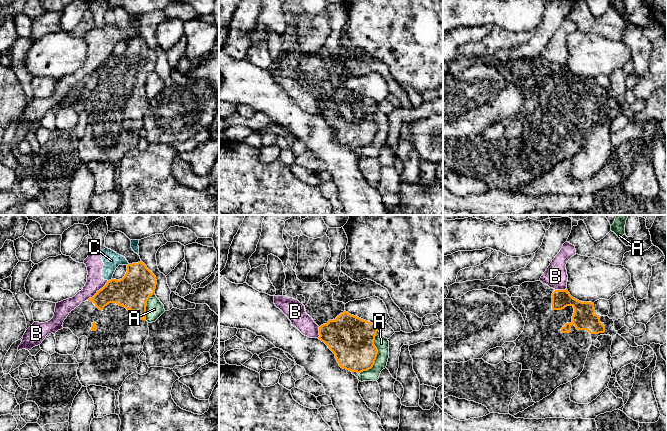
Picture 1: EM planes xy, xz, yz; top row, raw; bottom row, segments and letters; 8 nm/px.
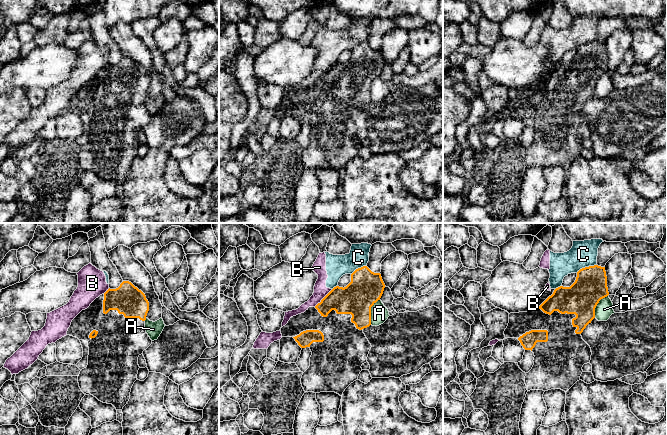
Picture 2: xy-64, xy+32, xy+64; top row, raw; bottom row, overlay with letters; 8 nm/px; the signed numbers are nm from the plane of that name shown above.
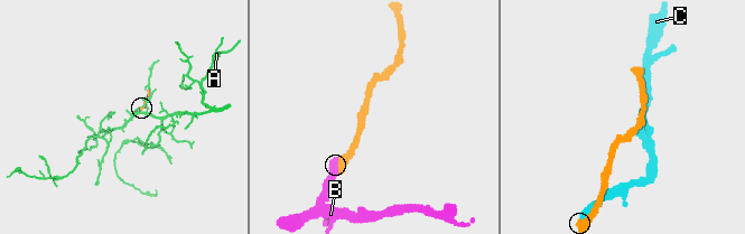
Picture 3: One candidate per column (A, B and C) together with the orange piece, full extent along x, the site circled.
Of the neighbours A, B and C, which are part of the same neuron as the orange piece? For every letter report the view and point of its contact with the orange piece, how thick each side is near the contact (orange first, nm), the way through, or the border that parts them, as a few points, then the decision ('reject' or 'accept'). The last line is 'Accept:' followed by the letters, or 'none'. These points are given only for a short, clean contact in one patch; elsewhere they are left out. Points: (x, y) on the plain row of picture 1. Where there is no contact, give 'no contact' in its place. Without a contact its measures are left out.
A: xz (377, 129) | 360/110 nm | reject
B: xy (97, 67) | 240/140 nm | along xy (108, 57), (87, 75) | reject
C: xy (109, 56) | 280/140 nm | reject
Accept: none

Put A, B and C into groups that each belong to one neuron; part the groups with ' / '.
A / B C

